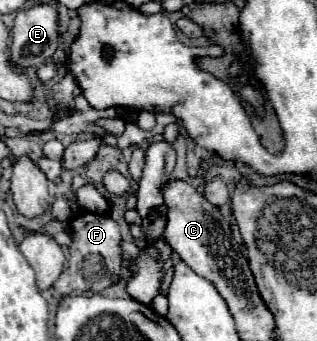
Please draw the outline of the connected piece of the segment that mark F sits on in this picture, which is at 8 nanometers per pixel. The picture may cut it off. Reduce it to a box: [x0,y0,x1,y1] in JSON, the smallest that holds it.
[54,213,124,297]

